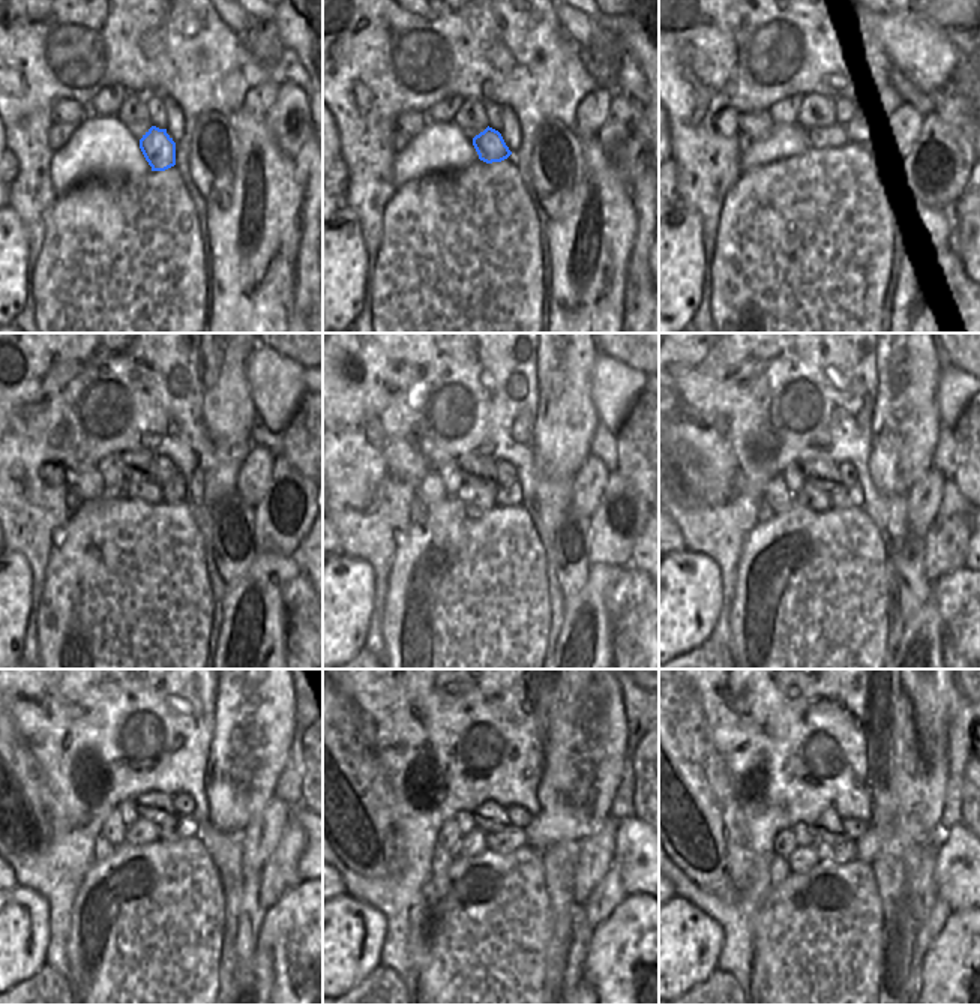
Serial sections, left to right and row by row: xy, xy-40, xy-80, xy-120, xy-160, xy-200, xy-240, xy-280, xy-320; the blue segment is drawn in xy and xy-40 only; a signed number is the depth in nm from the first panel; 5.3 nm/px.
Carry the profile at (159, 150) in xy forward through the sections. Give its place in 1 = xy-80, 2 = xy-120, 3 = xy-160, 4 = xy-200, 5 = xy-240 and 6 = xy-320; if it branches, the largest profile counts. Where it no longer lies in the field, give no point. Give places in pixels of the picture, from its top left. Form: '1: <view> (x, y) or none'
1: xy-80 (830, 137)
2: xy-120 (137, 486)
3: xy-160 (473, 491)
4: xy-200 (809, 497)
5: xy-240 (140, 833)
6: xy-320 (803, 858)

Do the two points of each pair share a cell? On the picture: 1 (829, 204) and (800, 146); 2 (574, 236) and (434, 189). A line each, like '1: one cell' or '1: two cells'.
1: two cells
2: two cells

